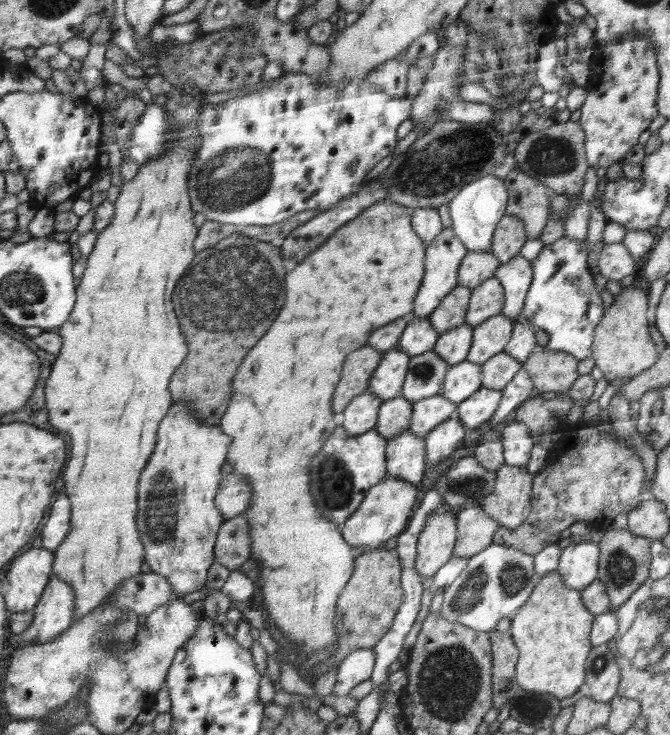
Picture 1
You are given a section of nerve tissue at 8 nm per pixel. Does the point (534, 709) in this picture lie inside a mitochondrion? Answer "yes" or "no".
yes

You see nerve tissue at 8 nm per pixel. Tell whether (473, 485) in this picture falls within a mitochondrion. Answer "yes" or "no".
yes

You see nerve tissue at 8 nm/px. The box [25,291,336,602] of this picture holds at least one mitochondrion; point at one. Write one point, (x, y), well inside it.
(162, 520)

